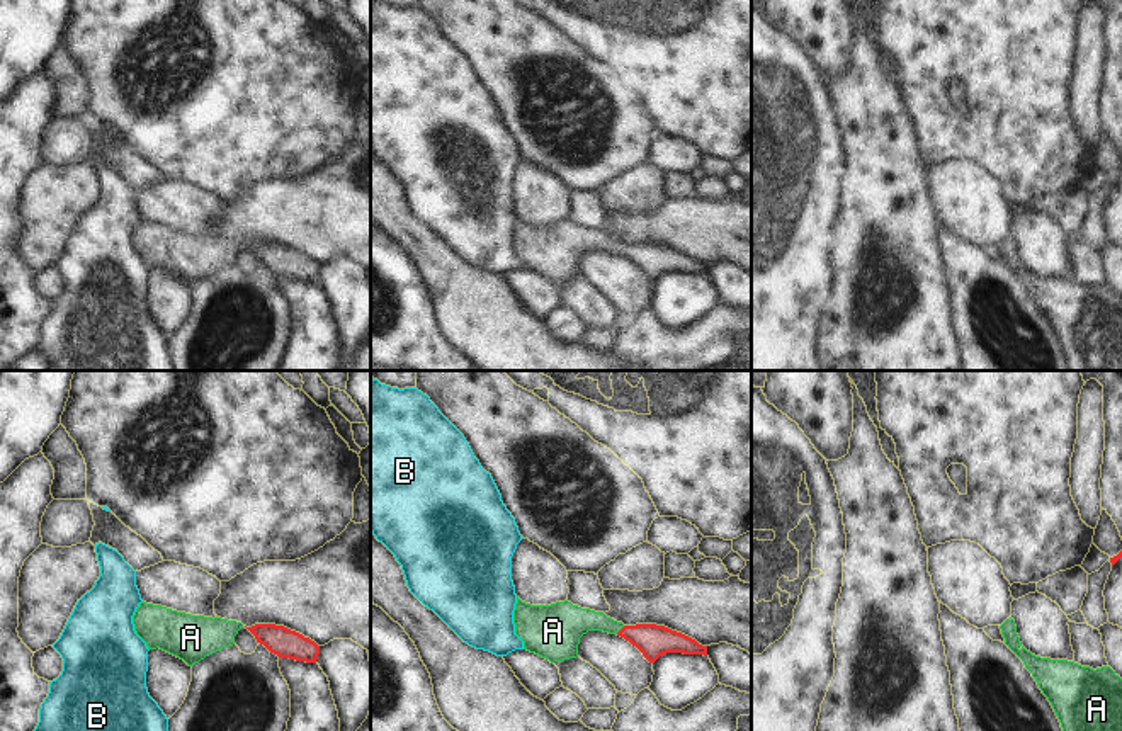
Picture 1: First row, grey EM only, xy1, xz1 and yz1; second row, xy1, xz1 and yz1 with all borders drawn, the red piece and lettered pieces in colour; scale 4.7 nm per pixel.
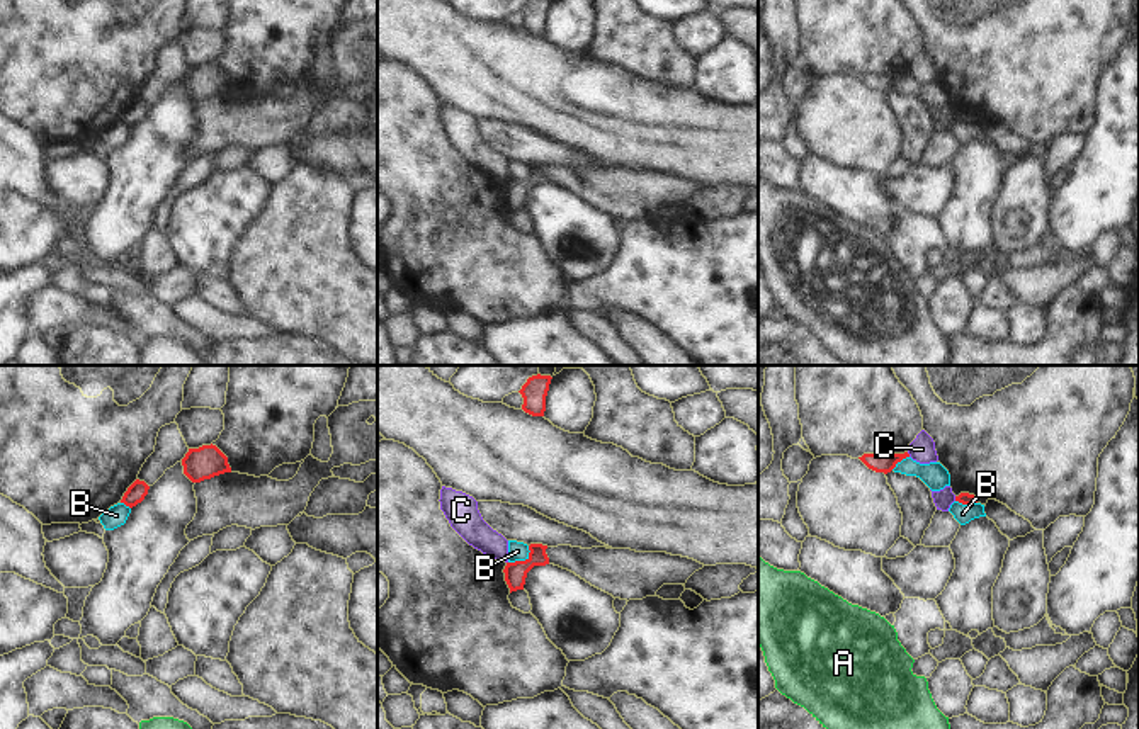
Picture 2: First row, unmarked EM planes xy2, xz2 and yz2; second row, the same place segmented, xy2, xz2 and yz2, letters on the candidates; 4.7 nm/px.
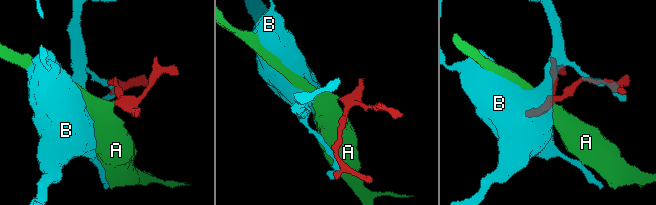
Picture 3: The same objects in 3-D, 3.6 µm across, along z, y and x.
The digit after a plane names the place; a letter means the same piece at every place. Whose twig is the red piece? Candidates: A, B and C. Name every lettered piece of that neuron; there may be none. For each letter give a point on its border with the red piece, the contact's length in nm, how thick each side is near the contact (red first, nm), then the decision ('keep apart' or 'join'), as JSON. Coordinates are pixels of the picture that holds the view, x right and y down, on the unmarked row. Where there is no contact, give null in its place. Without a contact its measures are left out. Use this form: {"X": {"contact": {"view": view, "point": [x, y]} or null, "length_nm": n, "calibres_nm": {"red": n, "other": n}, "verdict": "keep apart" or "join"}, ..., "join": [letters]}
{"A": {"contact": {"view": "xz1", "point": [621, 249]}, "length_nm": 60, "calibres_nm": {"red": 160, "other": 170}, "verdict": "join"}, "B": {"contact": {"view": "xz2", "point": [522, 180]}, "length_nm": 130, "calibres_nm": {"red": 110, "other": 100}, "verdict": "keep apart"}, "C": {"contact": {"view": "yz2", "point": [908, 73]}, "length_nm": 30, "calibres_nm": {"red": 80, "other": 120}, "verdict": "keep apart"}, "join": ["A"]}

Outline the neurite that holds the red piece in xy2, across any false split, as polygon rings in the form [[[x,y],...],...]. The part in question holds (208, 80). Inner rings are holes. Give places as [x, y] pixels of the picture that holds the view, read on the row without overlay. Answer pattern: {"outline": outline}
{"outline": [[[202,65],[199,68],[189,68],[182,78],[184,93],[192,102],[201,102],[214,95],[231,92],[228,76],[216,65]]]}

